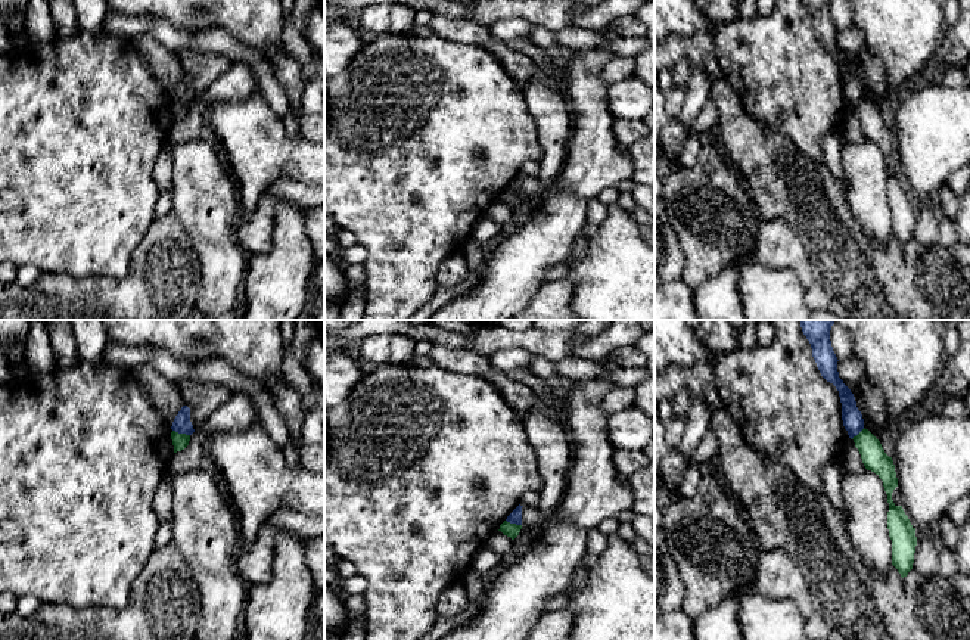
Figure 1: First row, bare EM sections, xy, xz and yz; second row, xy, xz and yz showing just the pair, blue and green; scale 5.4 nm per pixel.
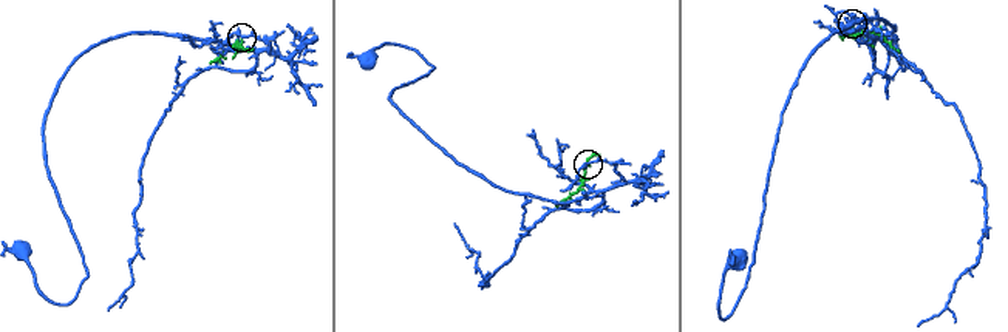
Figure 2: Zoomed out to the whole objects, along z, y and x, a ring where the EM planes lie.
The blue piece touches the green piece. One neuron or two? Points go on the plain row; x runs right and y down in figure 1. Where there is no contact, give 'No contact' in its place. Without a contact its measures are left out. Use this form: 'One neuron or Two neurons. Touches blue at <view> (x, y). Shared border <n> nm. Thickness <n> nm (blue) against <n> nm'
Two neurons. Touches blue at xy (182, 102). Shared border 100 nm. Thickness 100 nm (blue) against 90 nm

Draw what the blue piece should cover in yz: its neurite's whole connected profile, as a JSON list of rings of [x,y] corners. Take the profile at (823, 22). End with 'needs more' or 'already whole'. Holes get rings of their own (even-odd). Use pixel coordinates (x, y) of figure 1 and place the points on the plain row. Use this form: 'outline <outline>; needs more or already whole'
outline [[[802,0],[812,18],[812,27],[821,46],[833,53],[839,60],[842,72],[842,90],[852,109],[864,99],[864,88],[856,77],[856,71],[851,59],[839,47],[837,27],[830,10],[830,0]]]; already whole

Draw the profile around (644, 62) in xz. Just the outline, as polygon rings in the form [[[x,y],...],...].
[[[655,0],[644,1],[635,13],[646,25],[647,49],[635,56],[634,75],[655,91]]]

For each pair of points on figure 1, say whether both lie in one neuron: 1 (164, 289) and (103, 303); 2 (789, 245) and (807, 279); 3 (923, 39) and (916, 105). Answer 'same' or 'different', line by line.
1: same
2: same
3: different

